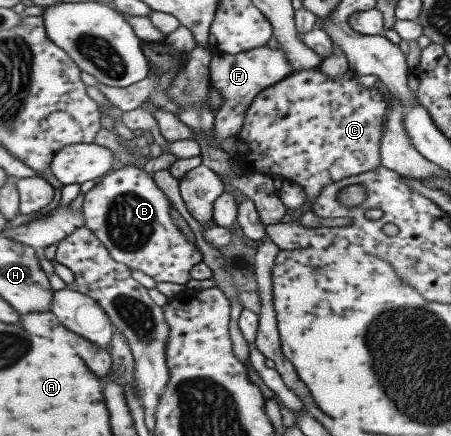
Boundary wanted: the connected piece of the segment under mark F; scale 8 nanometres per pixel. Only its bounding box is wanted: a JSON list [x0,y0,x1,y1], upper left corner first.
[209,45,291,148]

